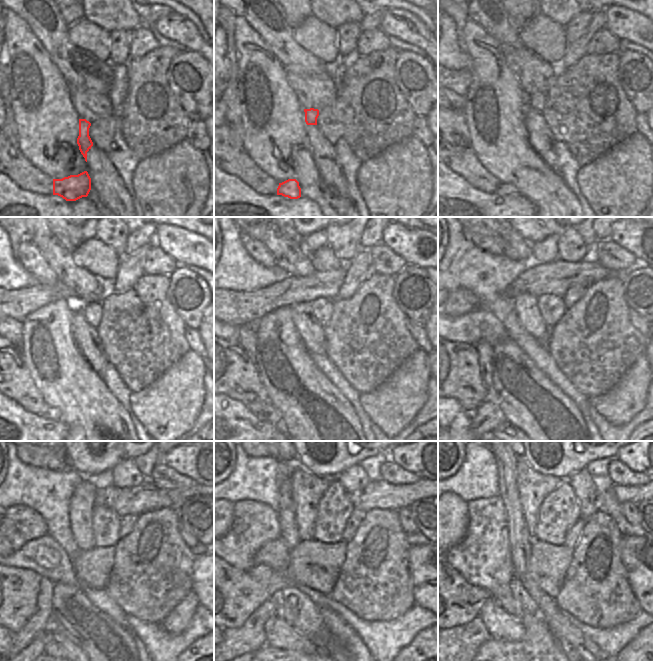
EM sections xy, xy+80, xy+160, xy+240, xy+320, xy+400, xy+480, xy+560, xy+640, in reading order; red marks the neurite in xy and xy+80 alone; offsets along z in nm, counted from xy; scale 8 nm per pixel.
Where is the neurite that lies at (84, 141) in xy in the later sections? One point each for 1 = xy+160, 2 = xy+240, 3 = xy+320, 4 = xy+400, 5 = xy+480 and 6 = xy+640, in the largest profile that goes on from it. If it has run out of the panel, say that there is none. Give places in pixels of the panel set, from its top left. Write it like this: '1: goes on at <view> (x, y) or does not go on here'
1: goes on at xy+160 (537, 101)
2: goes on at xy+240 (92, 312)
3: goes on at xy+320 (322, 308)
4: goes on at xy+400 (551, 307)
5: goes on at xy+480 (106, 522)
6: goes on at xy+640 (559, 511)

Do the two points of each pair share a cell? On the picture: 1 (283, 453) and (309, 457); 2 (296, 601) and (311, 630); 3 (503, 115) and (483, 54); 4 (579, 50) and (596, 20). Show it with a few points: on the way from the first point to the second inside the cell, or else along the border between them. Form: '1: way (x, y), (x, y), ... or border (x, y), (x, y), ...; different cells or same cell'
1: border (294, 451), (297, 462); different cells
2: way (296, 608), (309, 623); same cell
3: way (498, 100), (489, 69); same cell
4: way (581, 43), (593, 27); same cell

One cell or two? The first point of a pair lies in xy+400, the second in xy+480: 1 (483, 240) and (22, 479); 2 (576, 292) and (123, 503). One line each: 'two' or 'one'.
1: two
2: two

